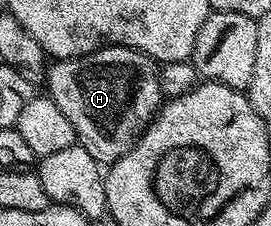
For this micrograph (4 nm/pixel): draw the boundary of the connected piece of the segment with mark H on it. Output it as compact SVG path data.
M99 48L85 56L56 60L47 69L47 82L47 95L56 103L58 110L62 110L66 118L70 118L70 126L74 126L78 143L90 150L90 154L101 166L112 165L139 142L140 135L155 121L157 112L166 100L164 91L160 89L160 68L157 61L134 48Z

